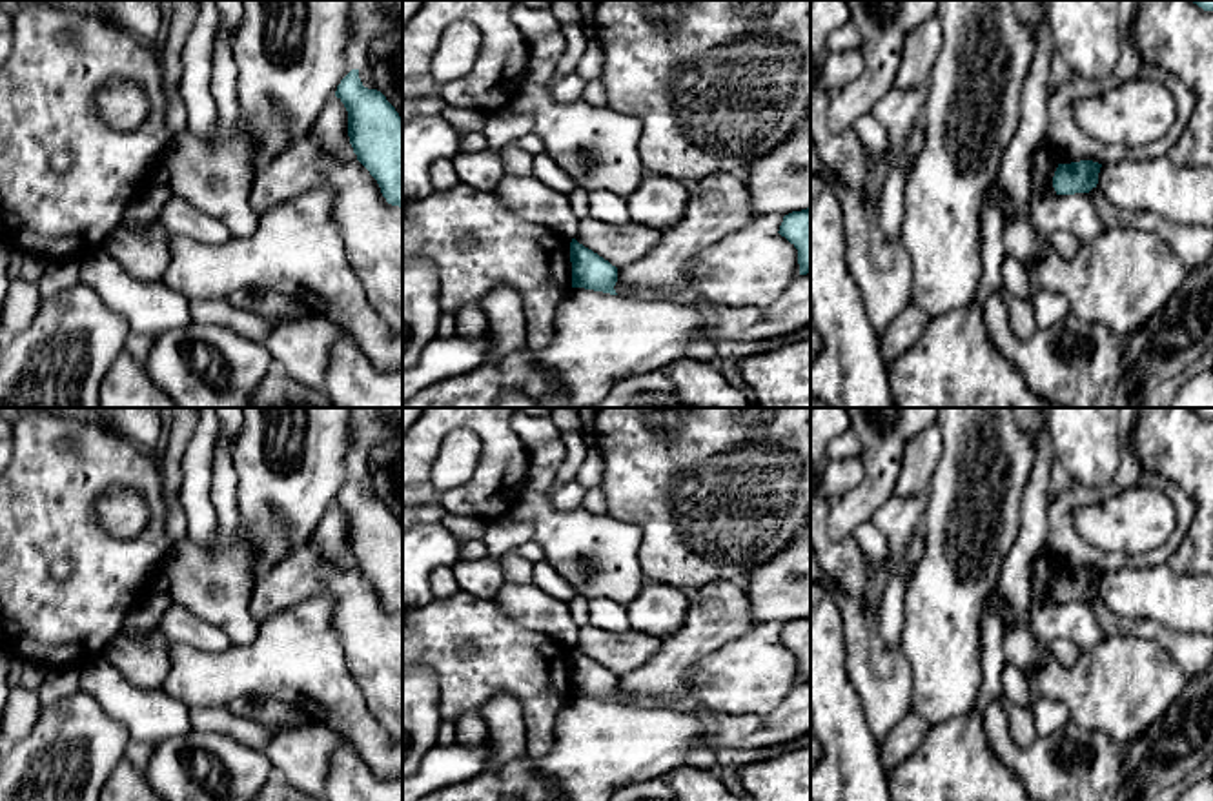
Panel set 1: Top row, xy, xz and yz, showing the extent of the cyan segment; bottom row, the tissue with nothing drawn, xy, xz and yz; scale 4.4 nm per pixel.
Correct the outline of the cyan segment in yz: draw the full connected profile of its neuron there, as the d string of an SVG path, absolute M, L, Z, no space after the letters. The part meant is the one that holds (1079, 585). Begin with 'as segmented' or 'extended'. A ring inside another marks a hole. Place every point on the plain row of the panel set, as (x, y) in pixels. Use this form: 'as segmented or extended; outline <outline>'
as segmented; outline M1093 568L1058 572L1053 584L1056 603L1089 601L1098 592L1100 575Z

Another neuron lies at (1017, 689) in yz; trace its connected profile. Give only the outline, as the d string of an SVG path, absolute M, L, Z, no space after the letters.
M1007 663L1004 666L1002 681L1004 681L1004 699L1007 703L1018 705L1022 708L1033 706L1036 697L1031 690L1025 674L1020 668Z

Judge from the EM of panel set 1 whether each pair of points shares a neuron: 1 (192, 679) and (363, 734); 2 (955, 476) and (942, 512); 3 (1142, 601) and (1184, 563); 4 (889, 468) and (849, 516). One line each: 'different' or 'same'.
1: same
2: same
3: different
4: same

